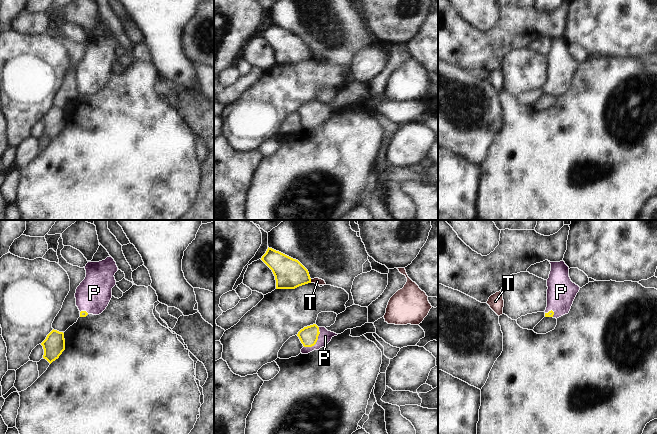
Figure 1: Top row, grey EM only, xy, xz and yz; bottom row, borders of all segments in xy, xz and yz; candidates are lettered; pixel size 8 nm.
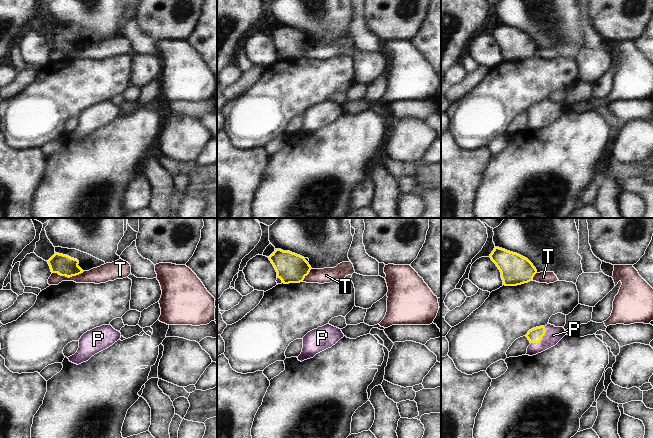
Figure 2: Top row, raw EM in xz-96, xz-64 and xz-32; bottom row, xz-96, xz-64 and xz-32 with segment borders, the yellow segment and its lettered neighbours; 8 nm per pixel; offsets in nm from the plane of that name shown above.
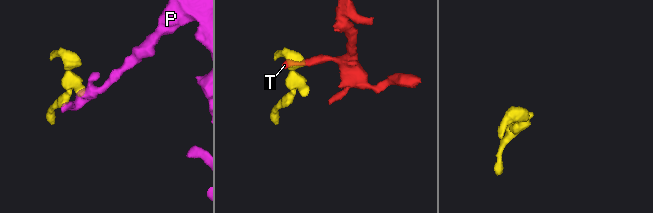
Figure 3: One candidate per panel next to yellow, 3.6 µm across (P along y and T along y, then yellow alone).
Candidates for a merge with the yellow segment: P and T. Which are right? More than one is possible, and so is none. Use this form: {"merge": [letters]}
{"merge": ["P"]}

